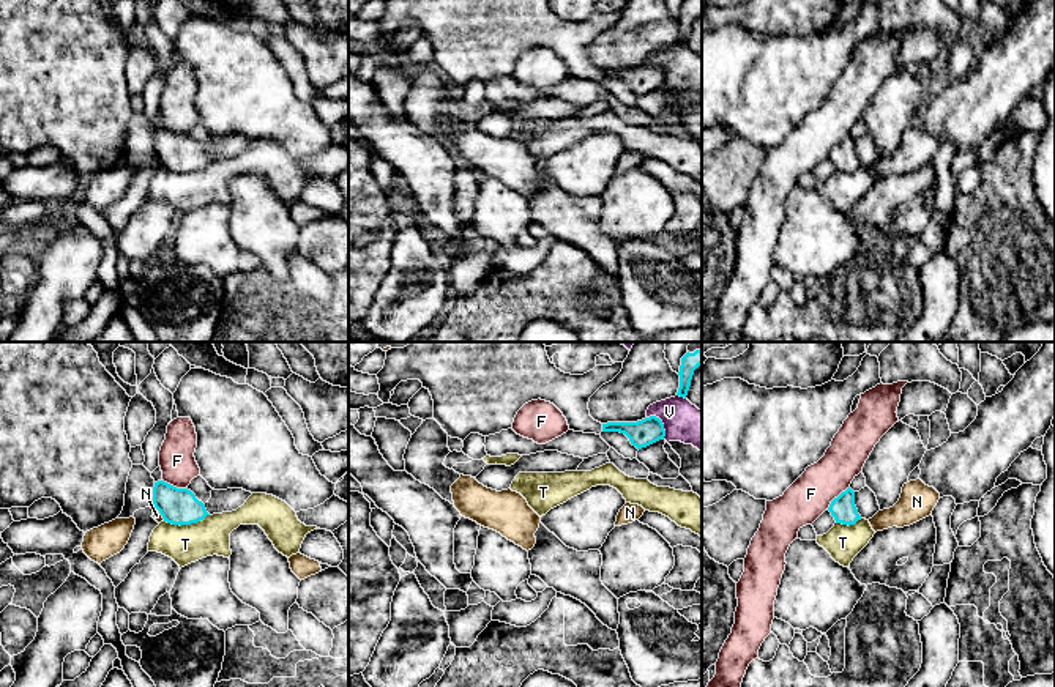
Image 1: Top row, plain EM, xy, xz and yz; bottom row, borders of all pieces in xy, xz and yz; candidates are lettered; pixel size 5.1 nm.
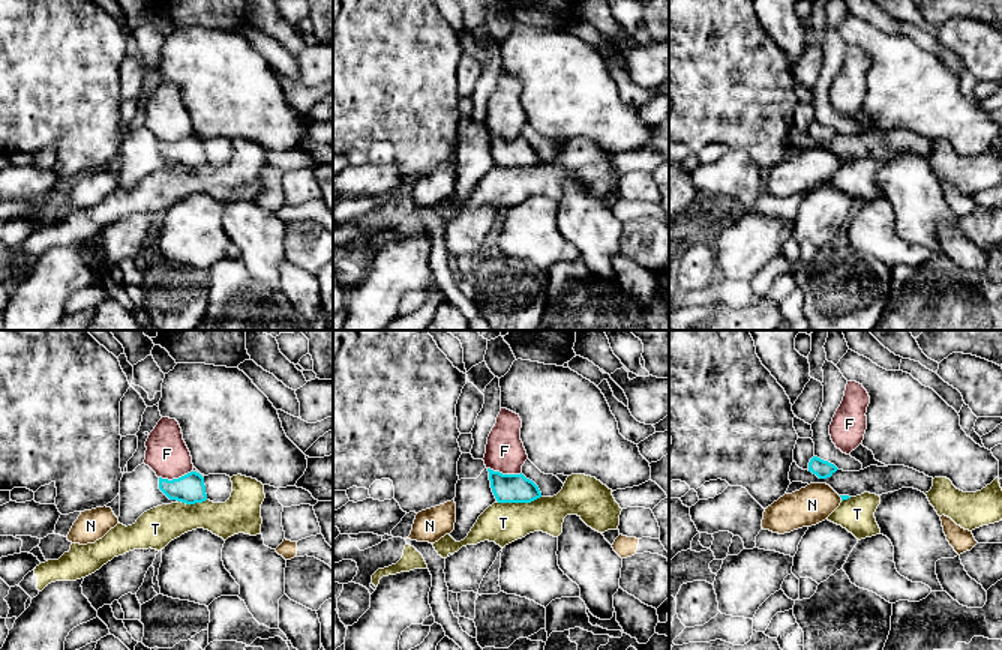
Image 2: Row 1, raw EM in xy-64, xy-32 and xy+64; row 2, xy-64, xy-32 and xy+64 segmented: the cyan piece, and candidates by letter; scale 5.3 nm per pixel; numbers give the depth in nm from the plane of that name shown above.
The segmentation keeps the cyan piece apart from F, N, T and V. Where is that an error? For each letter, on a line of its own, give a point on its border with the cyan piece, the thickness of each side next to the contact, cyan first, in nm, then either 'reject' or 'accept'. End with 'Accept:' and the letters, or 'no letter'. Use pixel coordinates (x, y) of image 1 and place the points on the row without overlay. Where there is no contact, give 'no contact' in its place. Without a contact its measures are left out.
F: meets cyan in yz at (838, 144); 130 nm thick on the cyan side, 220 nm on the other; reject
N: meets cyan in xy at (160, 159); 190 nm thick on the cyan side, 50 nm on the other; reject
T: meets cyan in xy at (186, 170); 190 nm thick on the cyan side, 200 nm on the other; reject
V: meets cyan in xz at (661, 70); 140 nm thick on the cyan side, 200 nm on the other; reject
Accept: no letter

